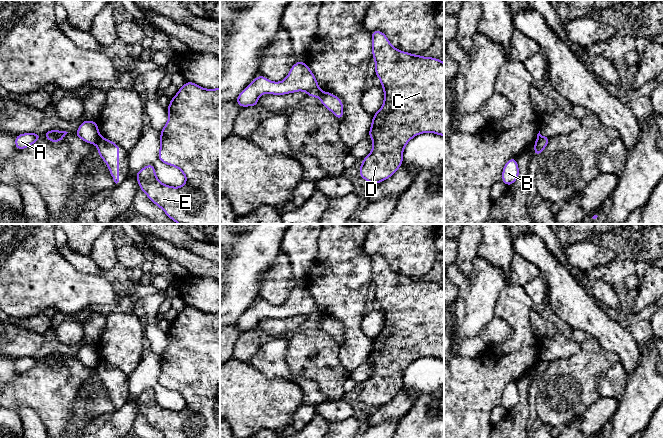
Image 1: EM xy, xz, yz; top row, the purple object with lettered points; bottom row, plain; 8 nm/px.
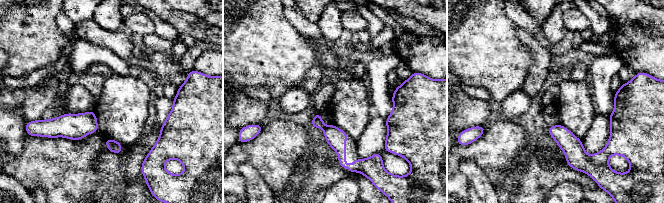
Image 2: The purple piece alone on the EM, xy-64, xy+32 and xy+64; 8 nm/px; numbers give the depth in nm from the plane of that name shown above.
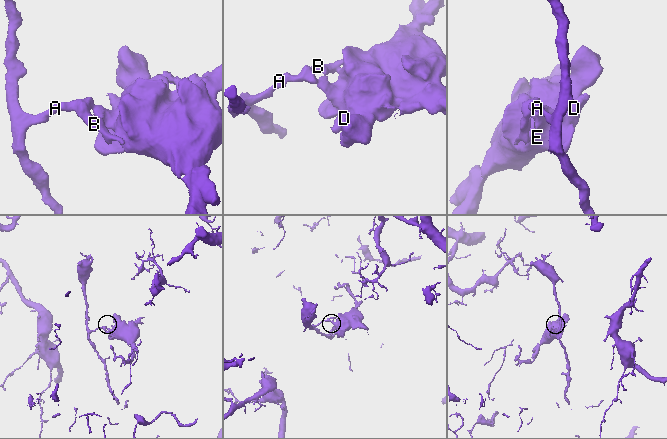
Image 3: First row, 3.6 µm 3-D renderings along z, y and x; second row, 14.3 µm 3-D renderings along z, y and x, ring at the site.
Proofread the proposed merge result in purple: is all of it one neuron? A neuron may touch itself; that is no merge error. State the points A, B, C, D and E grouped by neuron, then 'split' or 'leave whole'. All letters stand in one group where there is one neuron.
A B / C D E | split

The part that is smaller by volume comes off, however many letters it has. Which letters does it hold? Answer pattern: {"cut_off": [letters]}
{"cut_off": ["C", "D", "E"]}

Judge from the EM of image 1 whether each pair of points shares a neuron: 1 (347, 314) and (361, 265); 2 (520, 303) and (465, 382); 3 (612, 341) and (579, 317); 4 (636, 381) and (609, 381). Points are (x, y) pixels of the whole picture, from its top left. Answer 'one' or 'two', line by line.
1: one
2: one
3: one
4: two

